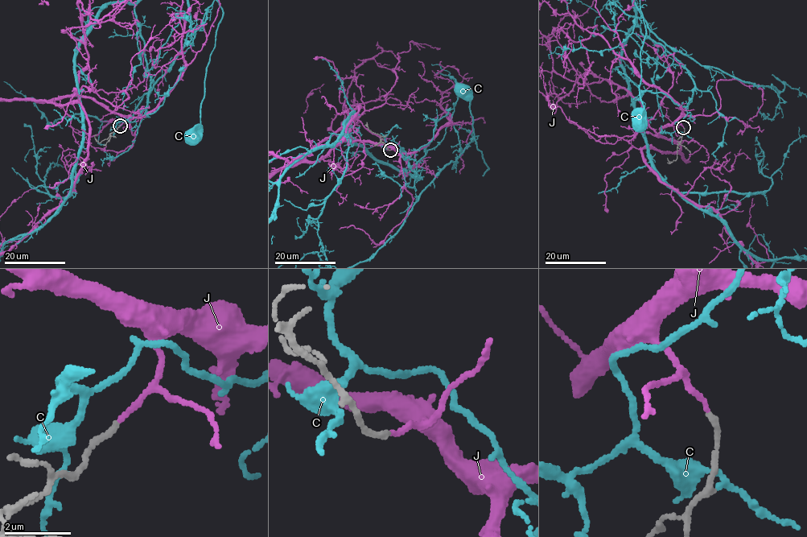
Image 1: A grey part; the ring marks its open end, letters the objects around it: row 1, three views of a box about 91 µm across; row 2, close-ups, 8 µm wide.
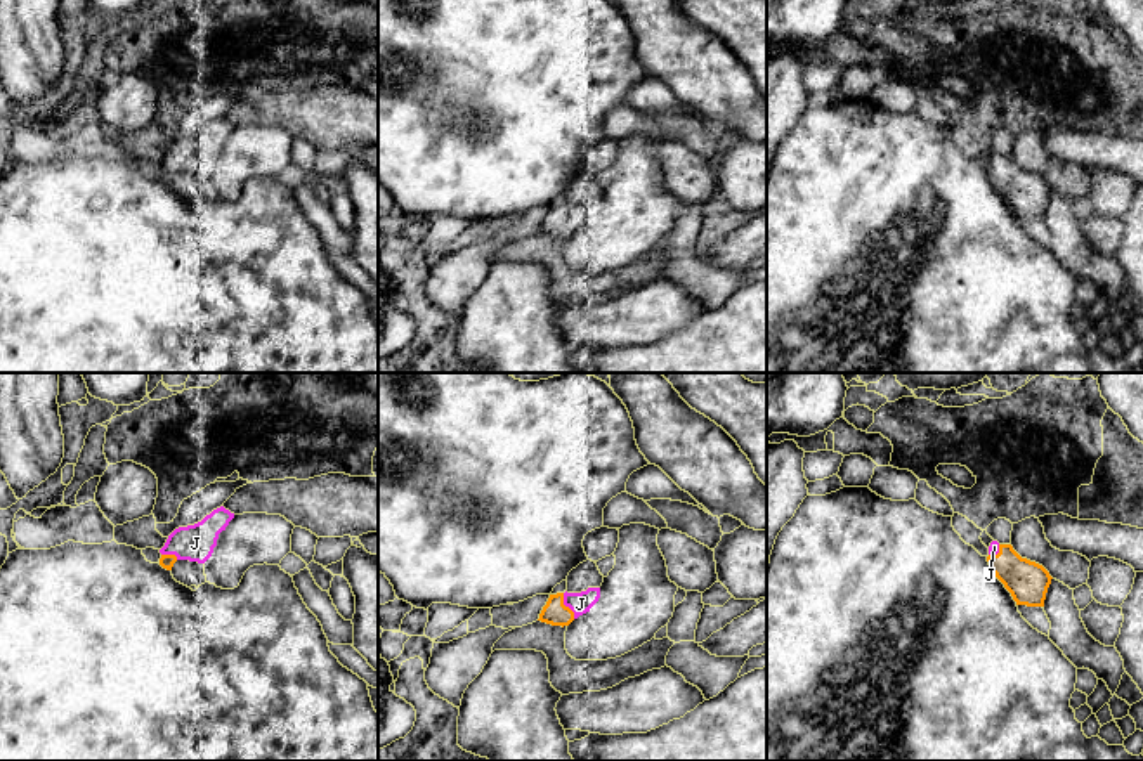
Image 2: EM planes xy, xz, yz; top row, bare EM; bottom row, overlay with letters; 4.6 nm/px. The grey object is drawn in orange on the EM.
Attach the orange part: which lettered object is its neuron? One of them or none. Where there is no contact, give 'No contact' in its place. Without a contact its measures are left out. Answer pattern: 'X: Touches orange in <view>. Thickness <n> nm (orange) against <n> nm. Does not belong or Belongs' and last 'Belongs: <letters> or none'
C: No contact. Does not belong
J: Touches orange in xz. Thickness 110 nm (orange) against 100 nm. Belongs
Belongs: J

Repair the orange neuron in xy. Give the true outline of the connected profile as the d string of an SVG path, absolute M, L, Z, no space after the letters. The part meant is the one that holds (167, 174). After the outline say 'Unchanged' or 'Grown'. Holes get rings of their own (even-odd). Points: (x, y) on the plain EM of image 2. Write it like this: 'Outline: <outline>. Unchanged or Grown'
Outline: M220 118L201 133L175 140L160 161L160 177L172 182L177 172L205 175L217 158L219 146L225 142L232 130L234 125Z. Grown

